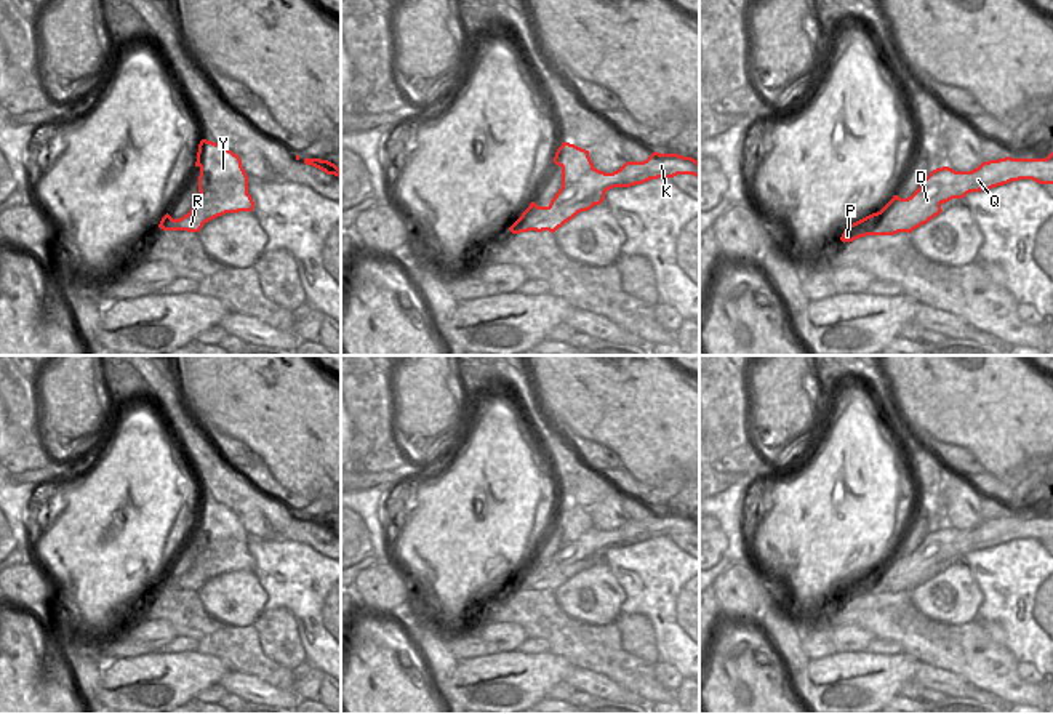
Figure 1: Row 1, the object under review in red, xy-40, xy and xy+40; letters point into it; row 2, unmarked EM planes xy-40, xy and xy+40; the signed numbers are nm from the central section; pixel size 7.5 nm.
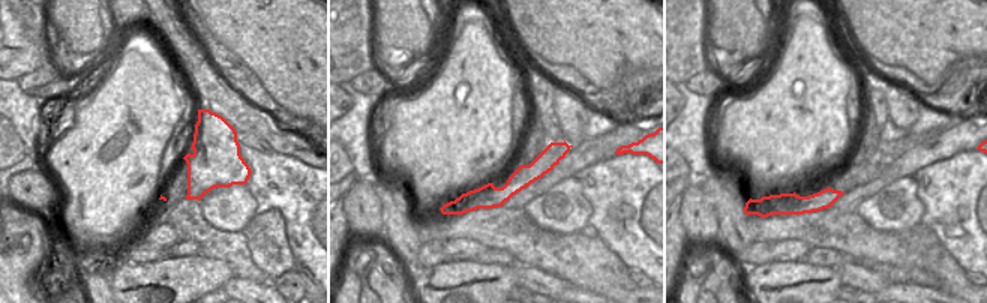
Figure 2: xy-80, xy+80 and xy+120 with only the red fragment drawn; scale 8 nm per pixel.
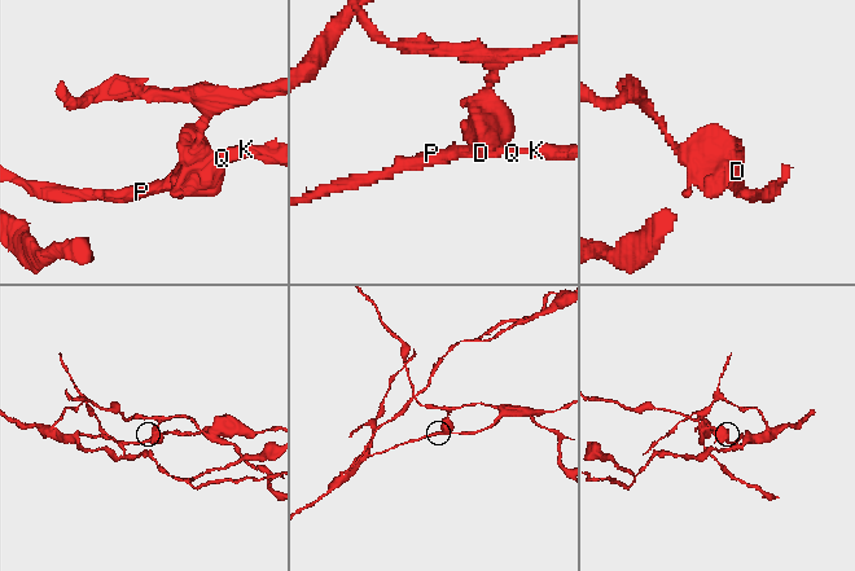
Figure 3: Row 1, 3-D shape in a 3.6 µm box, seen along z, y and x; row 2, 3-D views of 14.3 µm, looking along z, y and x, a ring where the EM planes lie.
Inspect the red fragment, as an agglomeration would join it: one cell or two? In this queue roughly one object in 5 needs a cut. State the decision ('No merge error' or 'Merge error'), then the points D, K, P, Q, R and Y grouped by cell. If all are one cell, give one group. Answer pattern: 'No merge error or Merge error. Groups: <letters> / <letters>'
Merge error. Groups: D K P Q R / Y.

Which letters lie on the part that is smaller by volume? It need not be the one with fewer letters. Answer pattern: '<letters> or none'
Y.

